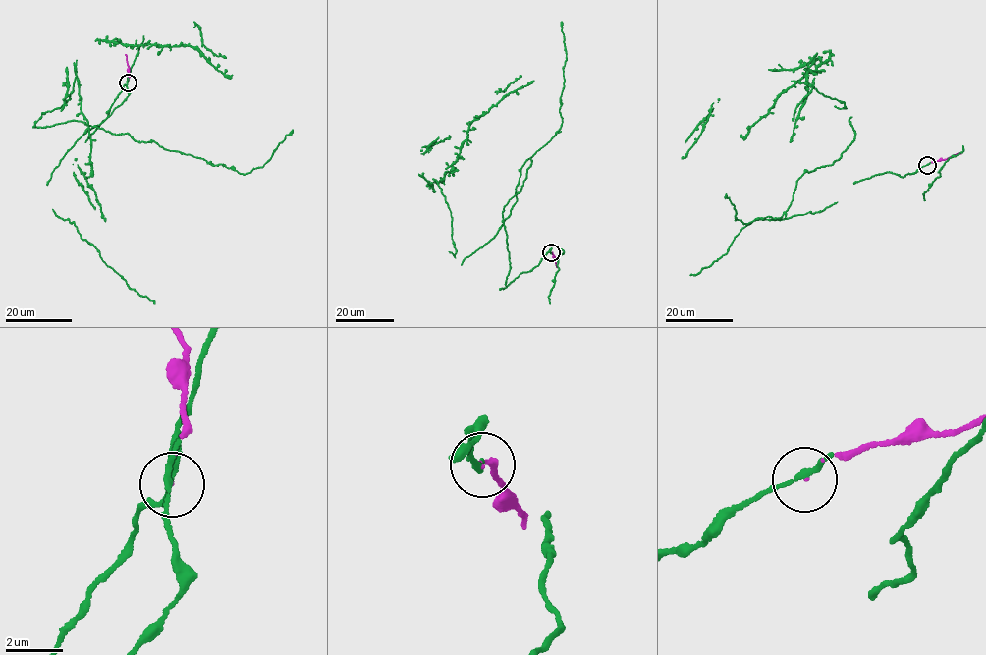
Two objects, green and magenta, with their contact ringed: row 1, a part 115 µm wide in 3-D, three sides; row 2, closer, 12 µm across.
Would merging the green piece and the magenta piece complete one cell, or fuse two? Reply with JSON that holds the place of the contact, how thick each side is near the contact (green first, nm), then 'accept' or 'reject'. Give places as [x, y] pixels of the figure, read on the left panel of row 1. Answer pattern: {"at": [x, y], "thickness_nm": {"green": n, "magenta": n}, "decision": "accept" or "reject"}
{"at": [128, 82], "thickness_nm": {"green": 170, "magenta": 30}, "decision": "accept"}

